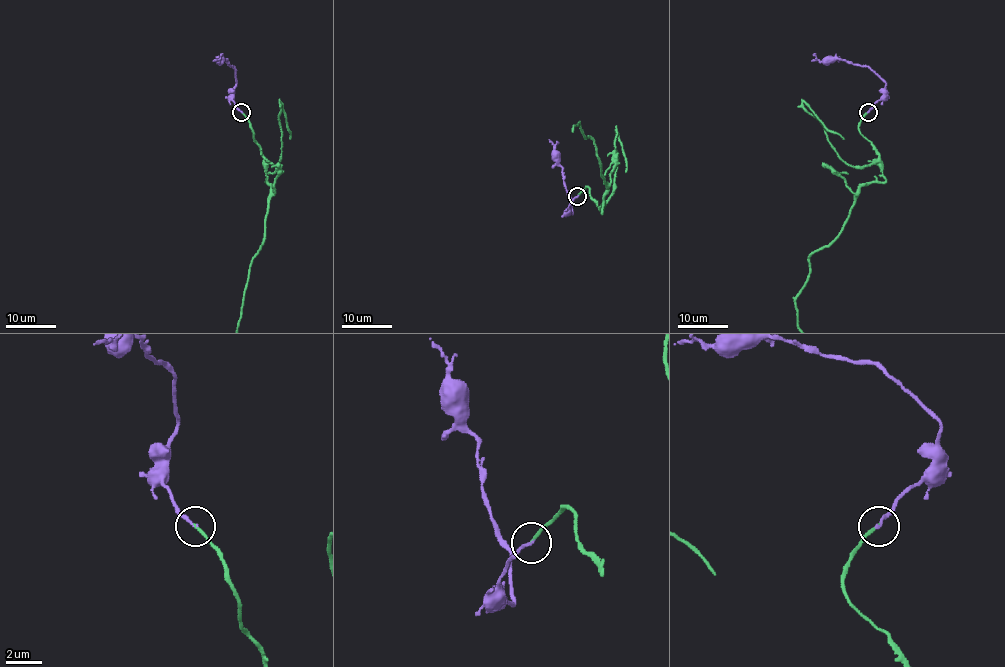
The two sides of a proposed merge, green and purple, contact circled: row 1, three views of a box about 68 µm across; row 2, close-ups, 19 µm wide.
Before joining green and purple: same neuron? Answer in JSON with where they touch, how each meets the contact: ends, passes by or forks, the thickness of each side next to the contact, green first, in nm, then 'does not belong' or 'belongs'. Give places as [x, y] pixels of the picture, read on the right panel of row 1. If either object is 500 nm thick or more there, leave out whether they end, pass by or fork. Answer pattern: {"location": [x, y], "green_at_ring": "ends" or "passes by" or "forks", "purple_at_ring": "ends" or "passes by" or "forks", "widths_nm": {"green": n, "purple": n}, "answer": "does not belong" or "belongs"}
{"location": [868, 112], "green_at_ring": "ends", "purple_at_ring": "ends", "widths_nm": {"green": 160, "purple": 180}, "answer": "belongs"}

